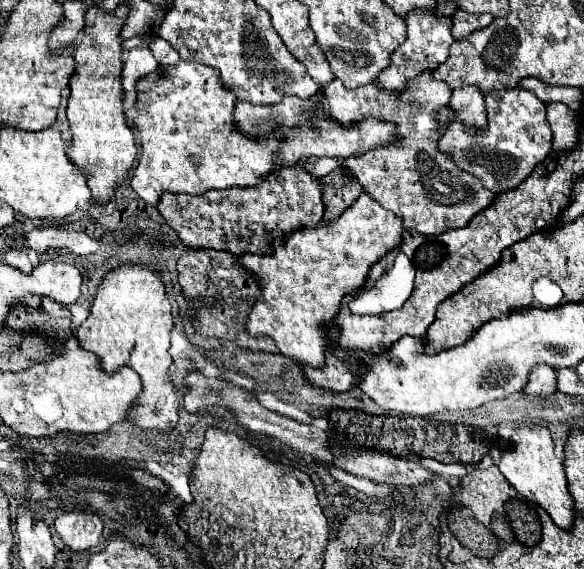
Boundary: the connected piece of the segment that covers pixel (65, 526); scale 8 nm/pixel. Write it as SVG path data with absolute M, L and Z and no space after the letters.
M89 509L69 511L55 517L55 531L71 551L85 551L99 545L103 521Z

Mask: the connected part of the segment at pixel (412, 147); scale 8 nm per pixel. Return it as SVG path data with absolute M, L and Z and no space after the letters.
M425 69L417 81L409 81L401 93L389 93L389 89L377 89L377 85L361 85L353 91L345 89L341 81L333 81L323 89L325 99L319 105L319 113L337 119L341 125L349 125L357 119L377 117L397 123L397 143L367 151L359 157L349 159L307 159L305 169L317 177L325 177L337 165L353 169L353 175L363 185L363 191L369 193L381 207L393 211L403 219L405 229L413 229L421 235L441 235L447 229L457 229L469 225L469 221L487 209L493 201L493 193L487 191L481 181L465 171L461 171L449 157L439 153L437 141L441 139L439 123L435 113L439 107L449 103L451 91L449 85L437 81L433 71Z

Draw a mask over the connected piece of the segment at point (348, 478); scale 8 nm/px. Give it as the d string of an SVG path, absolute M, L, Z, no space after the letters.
M327 467L327 469L329 469L329 473L331 473L337 481L343 481L345 485L355 487L357 491L361 491L361 493L369 495L369 497L371 497L371 499L375 499L375 501L389 497L389 495L391 495L391 491L393 491L393 487L389 487L389 485L373 483L373 481L369 481L369 479L361 479L361 477L349 475L349 473L345 473L345 471L337 469L337 467Z

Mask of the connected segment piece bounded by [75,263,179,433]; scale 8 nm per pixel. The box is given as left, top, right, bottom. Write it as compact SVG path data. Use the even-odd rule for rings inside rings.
M123 263L109 271L97 291L91 315L77 329L79 345L101 357L105 371L117 371L121 365L133 367L143 379L143 393L133 405L133 421L141 429L159 429L169 433L177 425L179 397L167 379L171 365L171 331L173 315L159 271L141 263Z

